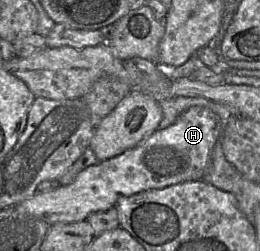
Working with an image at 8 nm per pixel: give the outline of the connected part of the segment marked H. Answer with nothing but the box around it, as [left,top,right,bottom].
[16,106,222,226]

